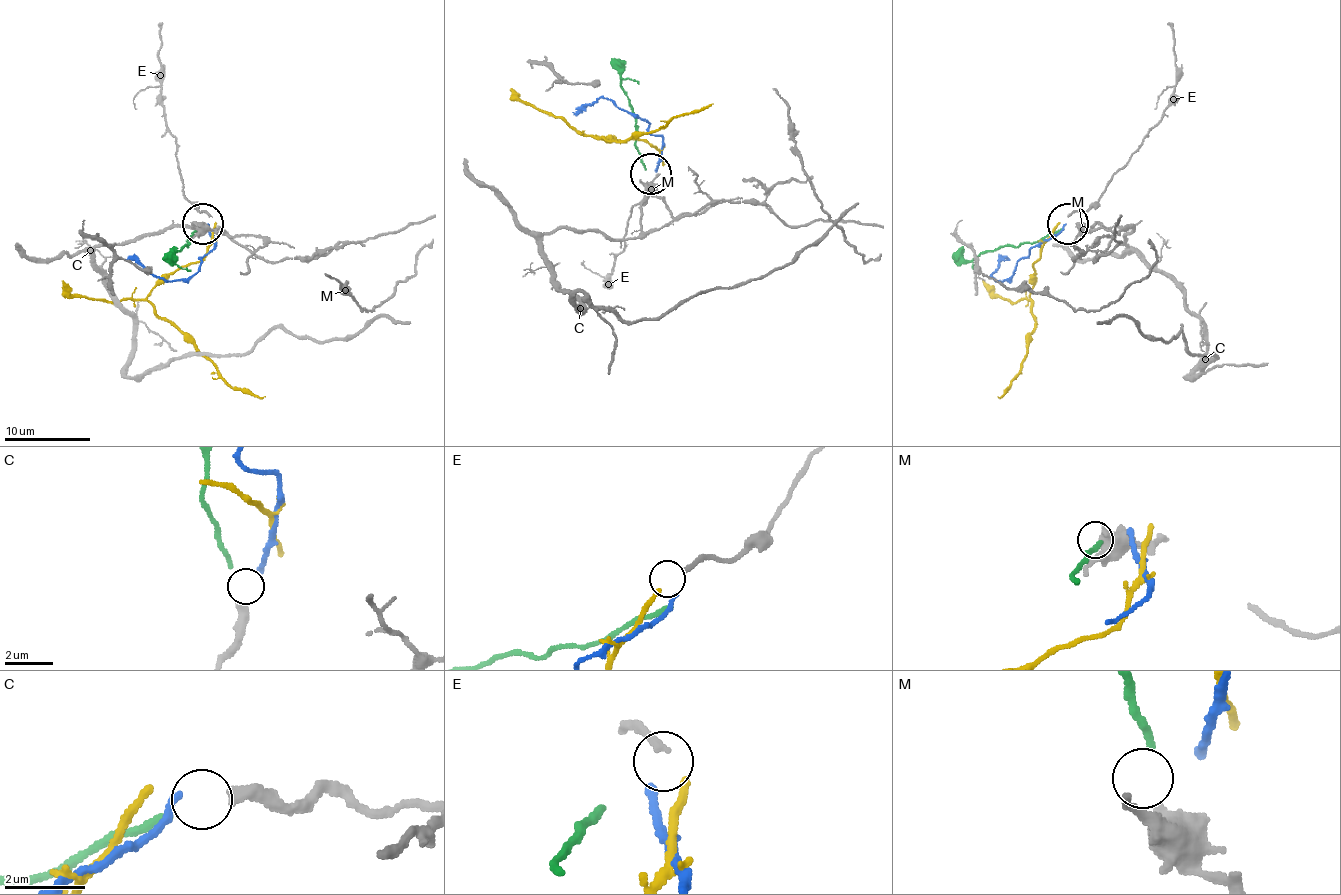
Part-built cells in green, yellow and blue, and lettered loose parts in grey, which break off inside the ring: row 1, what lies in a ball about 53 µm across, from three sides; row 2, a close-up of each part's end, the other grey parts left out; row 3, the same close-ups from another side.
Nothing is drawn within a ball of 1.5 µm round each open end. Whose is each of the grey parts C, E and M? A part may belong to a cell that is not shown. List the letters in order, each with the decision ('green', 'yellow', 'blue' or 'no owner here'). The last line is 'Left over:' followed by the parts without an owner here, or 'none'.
C: blue
E: yellow
M: green
Left over: none

